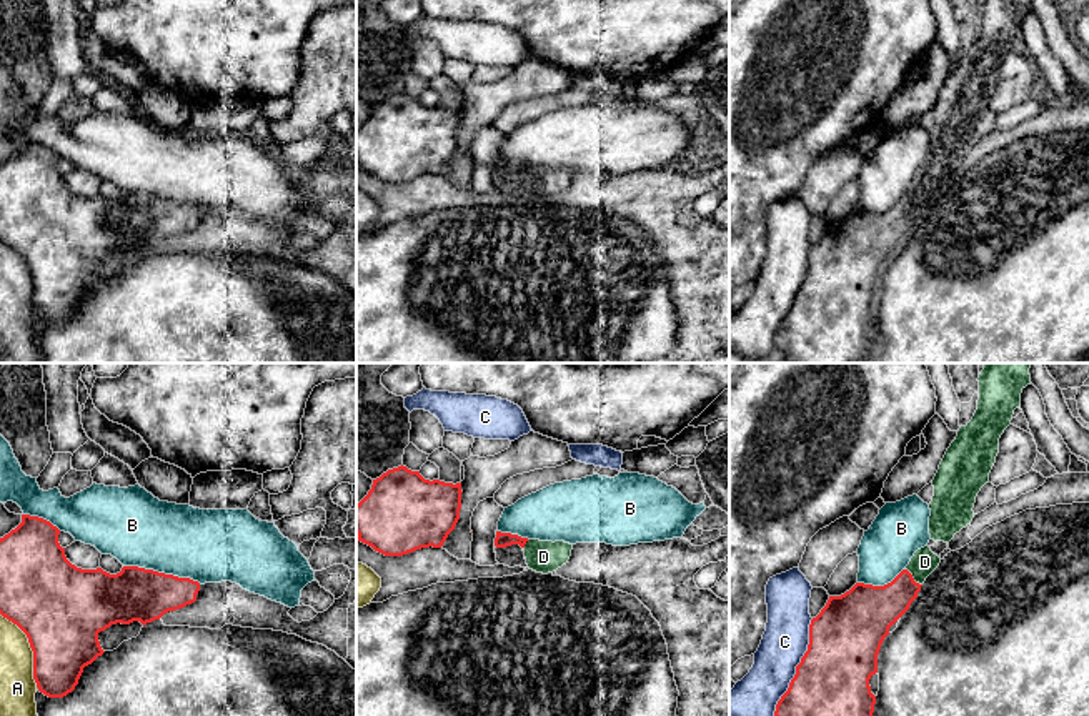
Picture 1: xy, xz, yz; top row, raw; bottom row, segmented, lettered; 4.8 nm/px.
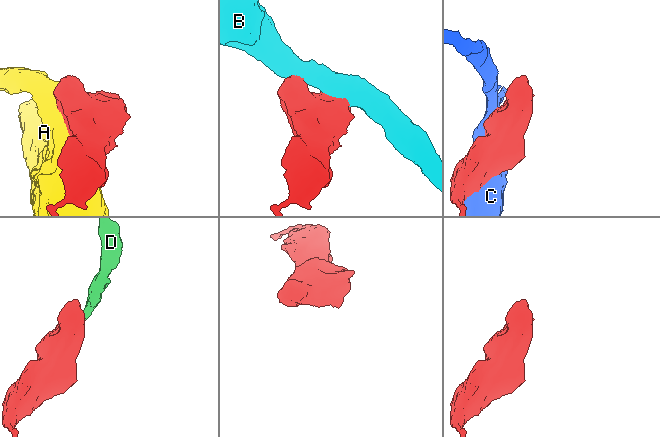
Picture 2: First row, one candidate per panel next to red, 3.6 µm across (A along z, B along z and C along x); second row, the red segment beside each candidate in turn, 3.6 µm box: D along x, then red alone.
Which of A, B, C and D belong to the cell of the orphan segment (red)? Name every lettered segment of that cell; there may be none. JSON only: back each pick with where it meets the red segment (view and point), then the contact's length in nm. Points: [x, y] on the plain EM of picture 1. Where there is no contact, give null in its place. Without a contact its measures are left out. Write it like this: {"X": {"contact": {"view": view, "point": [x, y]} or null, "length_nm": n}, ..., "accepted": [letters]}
{"D": {"contact": {"view": "yz", "point": [913, 205]}, "length_nm": 120}, "accepted": ["D"]}

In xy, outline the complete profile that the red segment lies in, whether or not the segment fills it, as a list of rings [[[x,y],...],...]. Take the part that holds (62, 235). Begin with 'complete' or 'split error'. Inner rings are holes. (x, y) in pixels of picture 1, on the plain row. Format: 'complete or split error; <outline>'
complete; [[[22,142],[22,150],[0,165],[0,241],[27,261],[33,278],[33,306],[48,325],[72,320],[83,295],[105,280],[100,258],[117,250],[140,248],[145,253],[195,230],[200,218],[198,208],[138,193],[123,193],[117,201],[77,195],[67,186],[58,162],[50,148]]]

